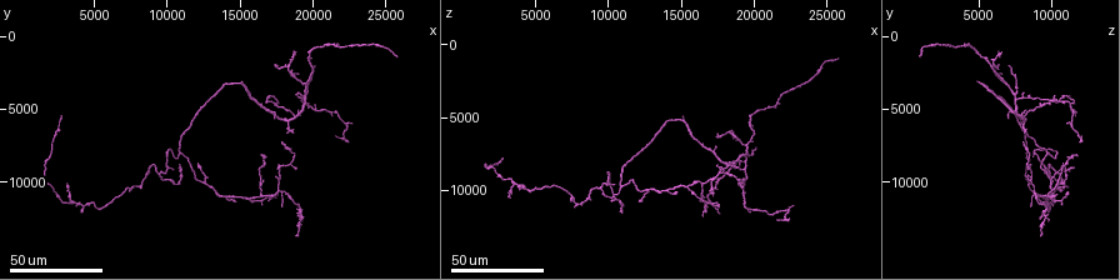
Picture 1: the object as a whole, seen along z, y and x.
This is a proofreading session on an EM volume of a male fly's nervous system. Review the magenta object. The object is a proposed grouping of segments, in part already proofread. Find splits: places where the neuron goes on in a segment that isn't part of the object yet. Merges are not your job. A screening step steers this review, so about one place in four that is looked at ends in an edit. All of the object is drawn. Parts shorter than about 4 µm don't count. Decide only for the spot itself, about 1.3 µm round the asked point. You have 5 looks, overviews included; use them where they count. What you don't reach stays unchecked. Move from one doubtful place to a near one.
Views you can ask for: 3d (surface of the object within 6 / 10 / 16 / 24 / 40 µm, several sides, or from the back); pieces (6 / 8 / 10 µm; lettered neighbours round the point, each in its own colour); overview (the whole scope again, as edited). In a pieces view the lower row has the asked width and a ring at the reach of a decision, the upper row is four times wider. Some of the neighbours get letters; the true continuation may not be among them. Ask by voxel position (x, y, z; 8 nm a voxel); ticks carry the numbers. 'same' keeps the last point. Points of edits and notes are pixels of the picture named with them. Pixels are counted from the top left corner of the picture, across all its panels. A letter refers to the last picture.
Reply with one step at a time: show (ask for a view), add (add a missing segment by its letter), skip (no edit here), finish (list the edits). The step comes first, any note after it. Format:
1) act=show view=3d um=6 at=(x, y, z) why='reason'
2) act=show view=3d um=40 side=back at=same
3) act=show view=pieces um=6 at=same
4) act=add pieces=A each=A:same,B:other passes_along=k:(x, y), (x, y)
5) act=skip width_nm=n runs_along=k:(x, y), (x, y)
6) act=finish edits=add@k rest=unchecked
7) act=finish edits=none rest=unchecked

act=show view=3d um=40 at=(17800, 11600, 8400) why='branch stops here'

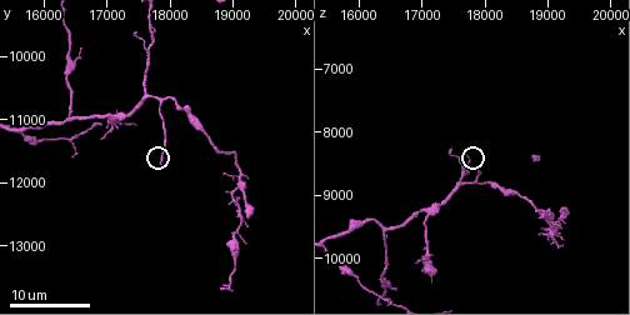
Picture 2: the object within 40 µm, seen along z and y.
act=show view=pieces um=10 at=(17900, 11650, 8550)

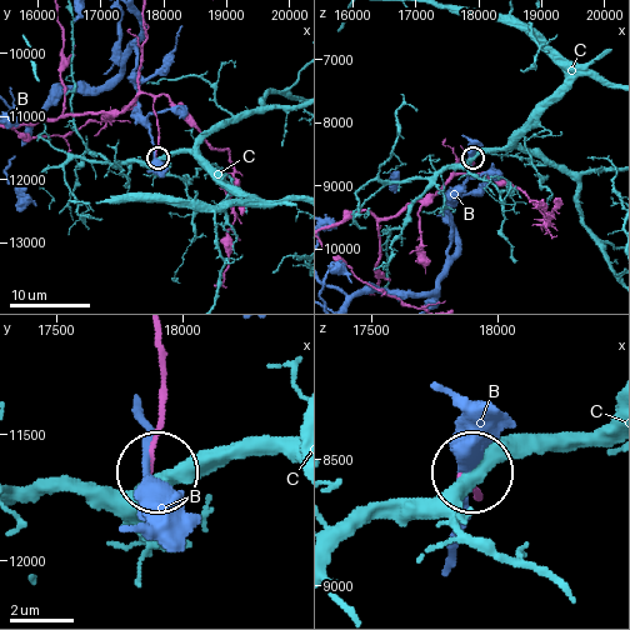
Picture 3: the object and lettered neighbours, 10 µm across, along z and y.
act=skip each=B:other,C:other runs_along=3:(158, 335), (165, 391), (149, 470) found='none of them fits'

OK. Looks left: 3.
act=show view=3d um=24 at=(19200, 12500, 9200) why='branch stops here'

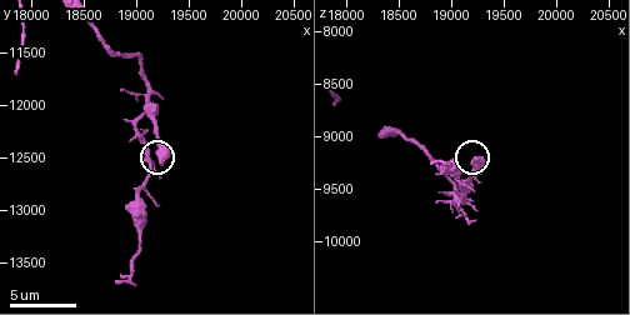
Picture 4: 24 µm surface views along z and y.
act=show view=pieces um=8 at=(19240, 12540, 9240)

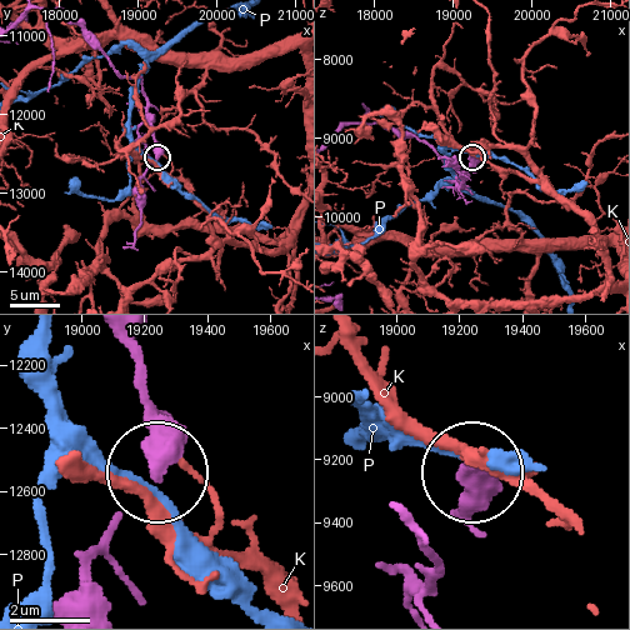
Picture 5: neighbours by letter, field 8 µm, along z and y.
act=skip each=K:other,P:other runs_along=5:(125, 344), (148, 394), (159, 471) found='none of them fits'

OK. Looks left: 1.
act=finish edits=none rest=unchecked

